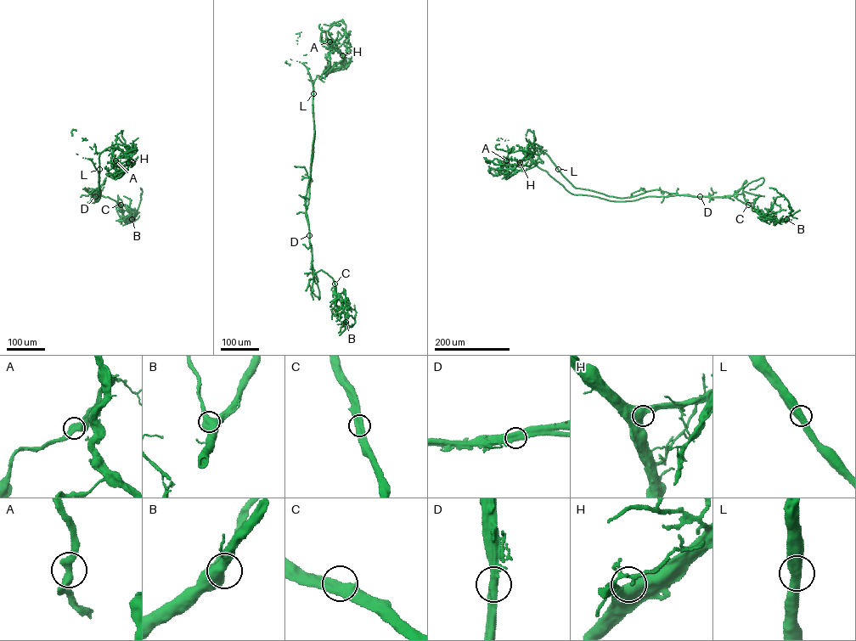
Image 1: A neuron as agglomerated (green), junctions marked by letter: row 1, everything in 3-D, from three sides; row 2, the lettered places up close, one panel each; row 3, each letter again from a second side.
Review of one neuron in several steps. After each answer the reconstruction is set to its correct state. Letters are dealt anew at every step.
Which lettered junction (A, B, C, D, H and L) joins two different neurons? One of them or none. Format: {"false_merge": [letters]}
{"false_merge": ["D"]}

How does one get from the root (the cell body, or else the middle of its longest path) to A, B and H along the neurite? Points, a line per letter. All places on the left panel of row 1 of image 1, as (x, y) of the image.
A: (125, 171), (114, 175), (123, 168), (118, 166), (117, 159), (115, 160)
B: (125, 171), (114, 175), (135, 151), (116, 143), (105, 149), (100, 193), (92, 194), (118, 202), (132, 219)
H: (125, 171), (114, 175), (128, 162)

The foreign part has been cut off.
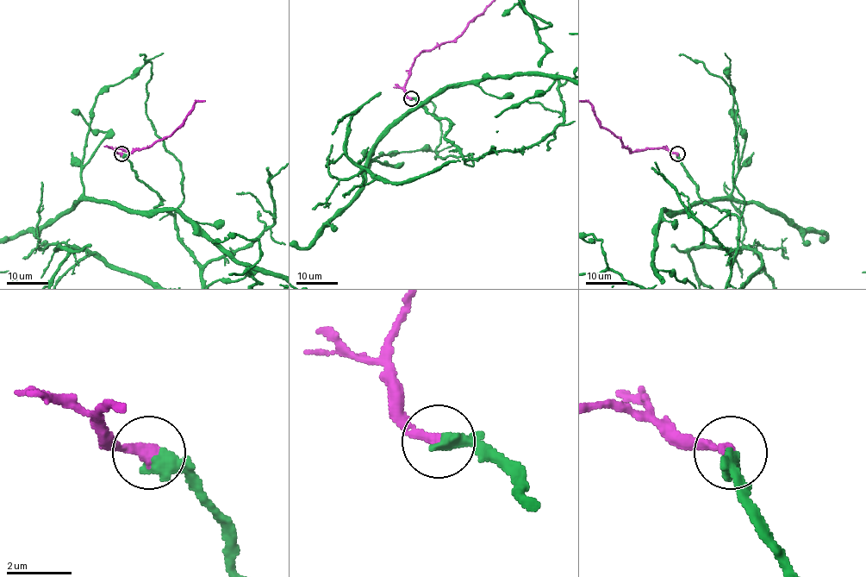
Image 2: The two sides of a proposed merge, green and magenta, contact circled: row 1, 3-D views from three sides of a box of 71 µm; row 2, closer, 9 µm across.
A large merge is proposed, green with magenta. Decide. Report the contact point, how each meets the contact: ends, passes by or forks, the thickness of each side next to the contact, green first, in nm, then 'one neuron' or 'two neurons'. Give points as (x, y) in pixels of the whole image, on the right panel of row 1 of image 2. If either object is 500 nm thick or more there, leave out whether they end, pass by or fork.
at (677, 153); 500 nm thick on the green side, 360 nm on the other; one neuron

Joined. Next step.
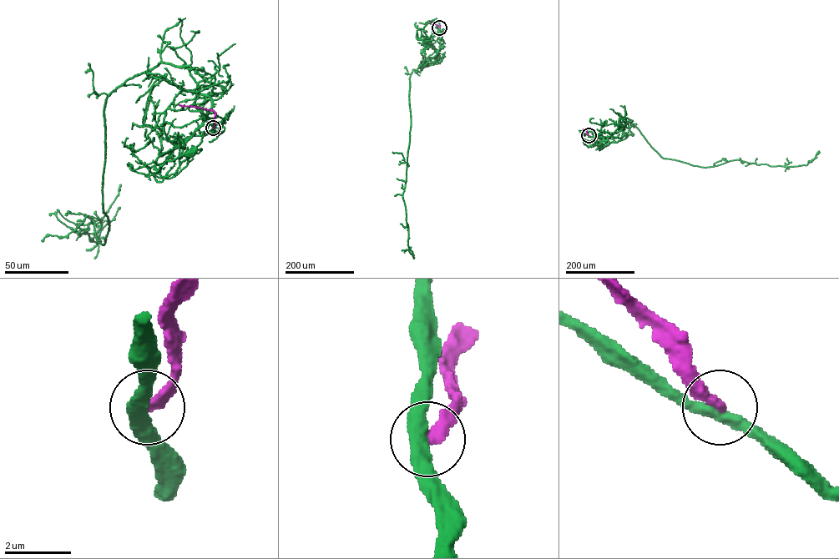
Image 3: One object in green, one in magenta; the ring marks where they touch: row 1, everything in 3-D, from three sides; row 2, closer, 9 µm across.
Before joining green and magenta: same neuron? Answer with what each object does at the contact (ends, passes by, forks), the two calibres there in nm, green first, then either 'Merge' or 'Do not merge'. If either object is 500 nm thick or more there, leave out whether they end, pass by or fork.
At the ring green passes by. At the ring magenta ends. Thickness 400 nm (green) against 360 nm. Do not merge

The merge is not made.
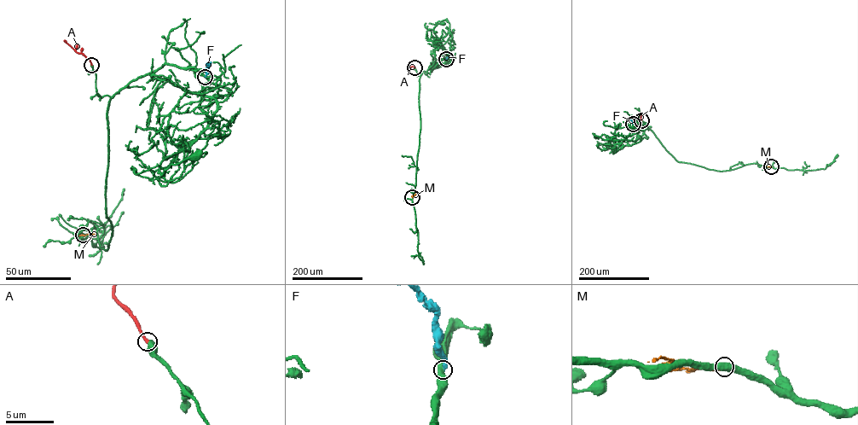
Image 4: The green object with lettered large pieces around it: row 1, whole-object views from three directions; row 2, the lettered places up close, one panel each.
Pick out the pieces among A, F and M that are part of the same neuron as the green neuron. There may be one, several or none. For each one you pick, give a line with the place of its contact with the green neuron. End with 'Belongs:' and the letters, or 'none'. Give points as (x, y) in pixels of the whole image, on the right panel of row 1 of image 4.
A: meets green at (641, 120)
Belongs: A

